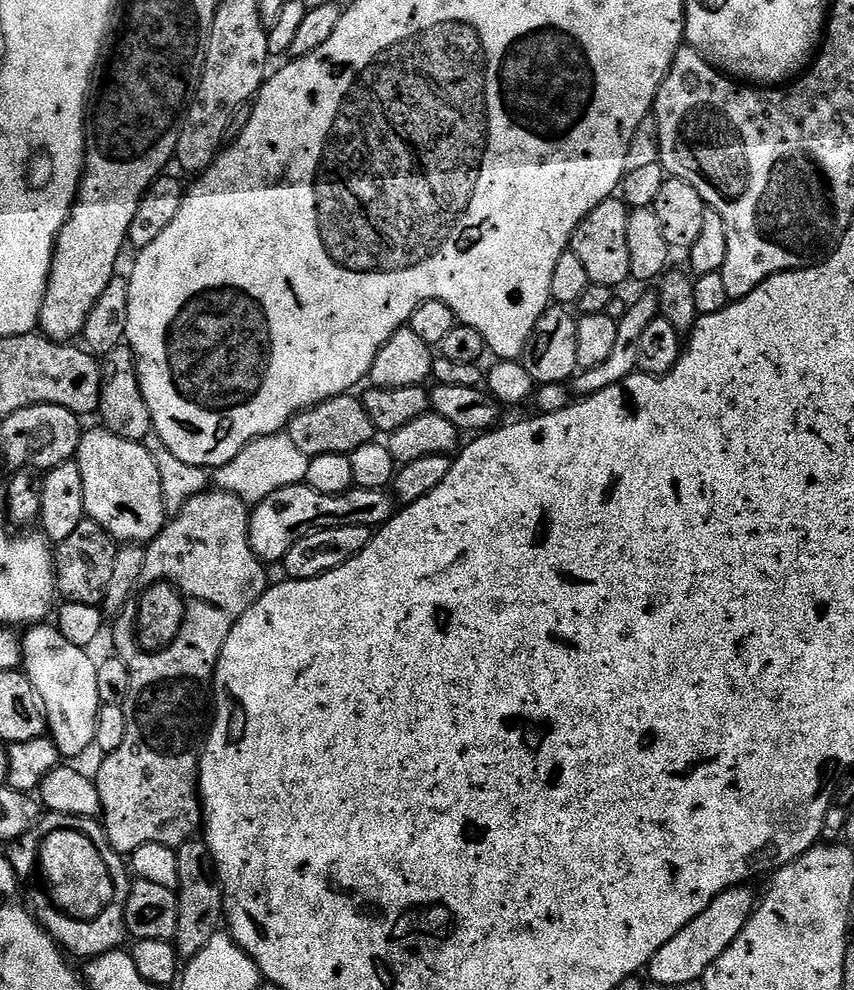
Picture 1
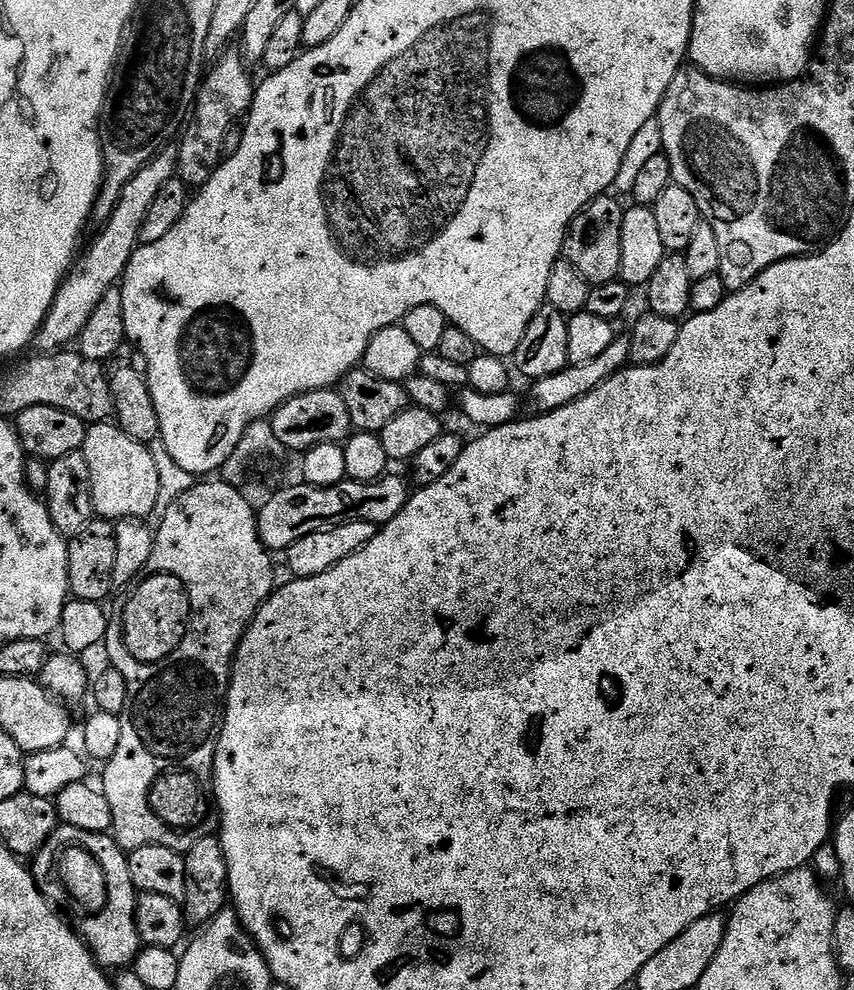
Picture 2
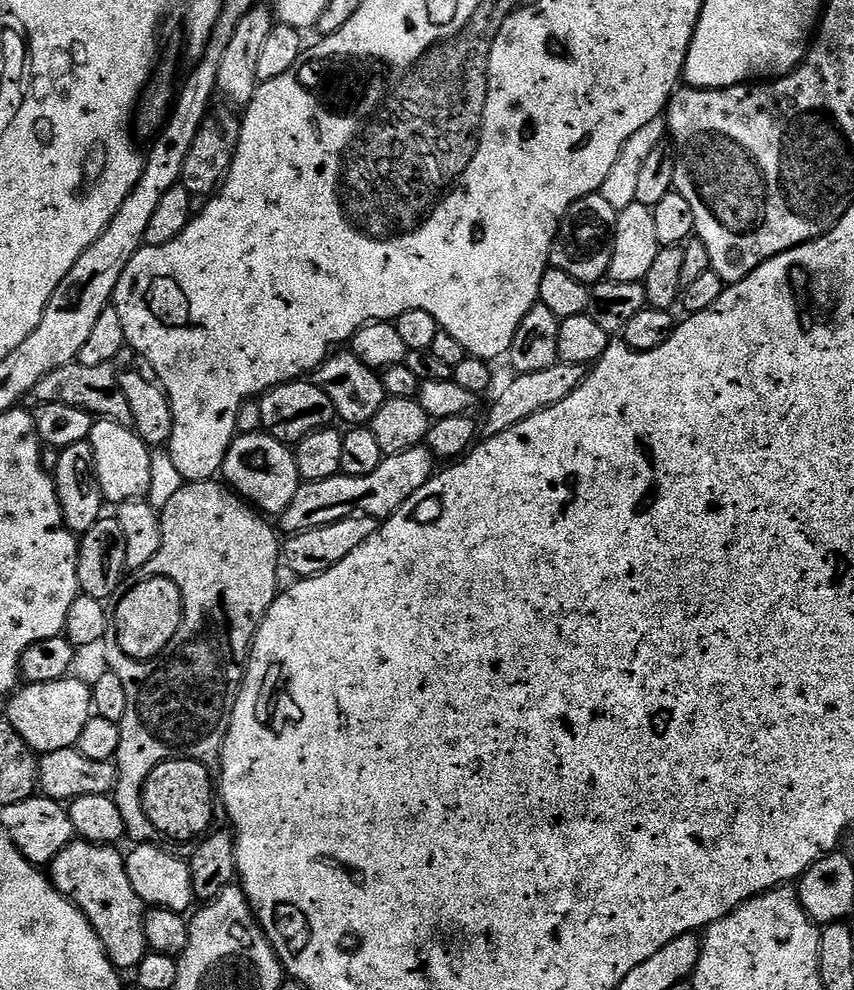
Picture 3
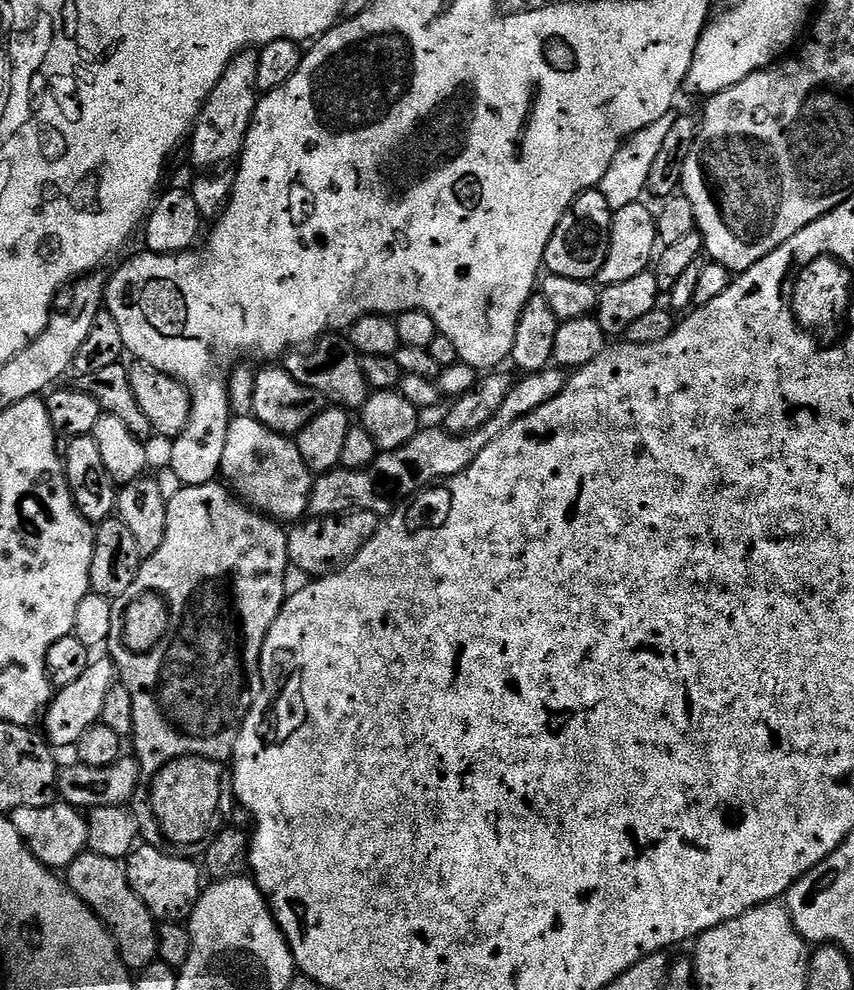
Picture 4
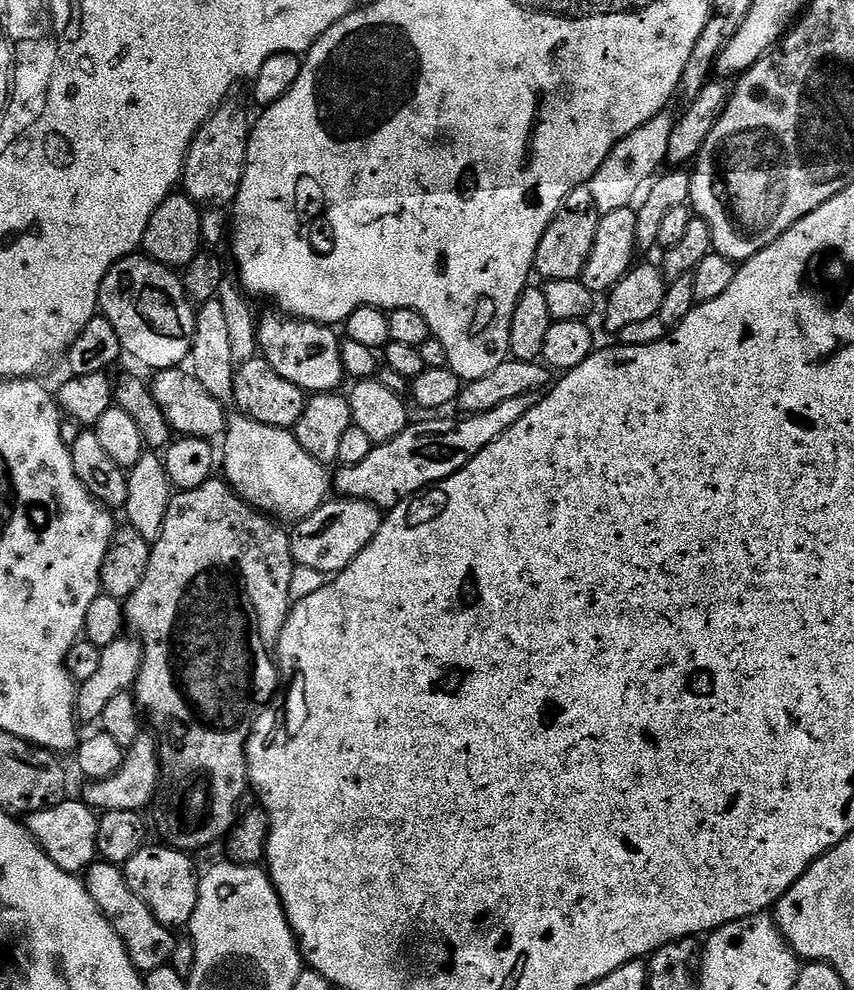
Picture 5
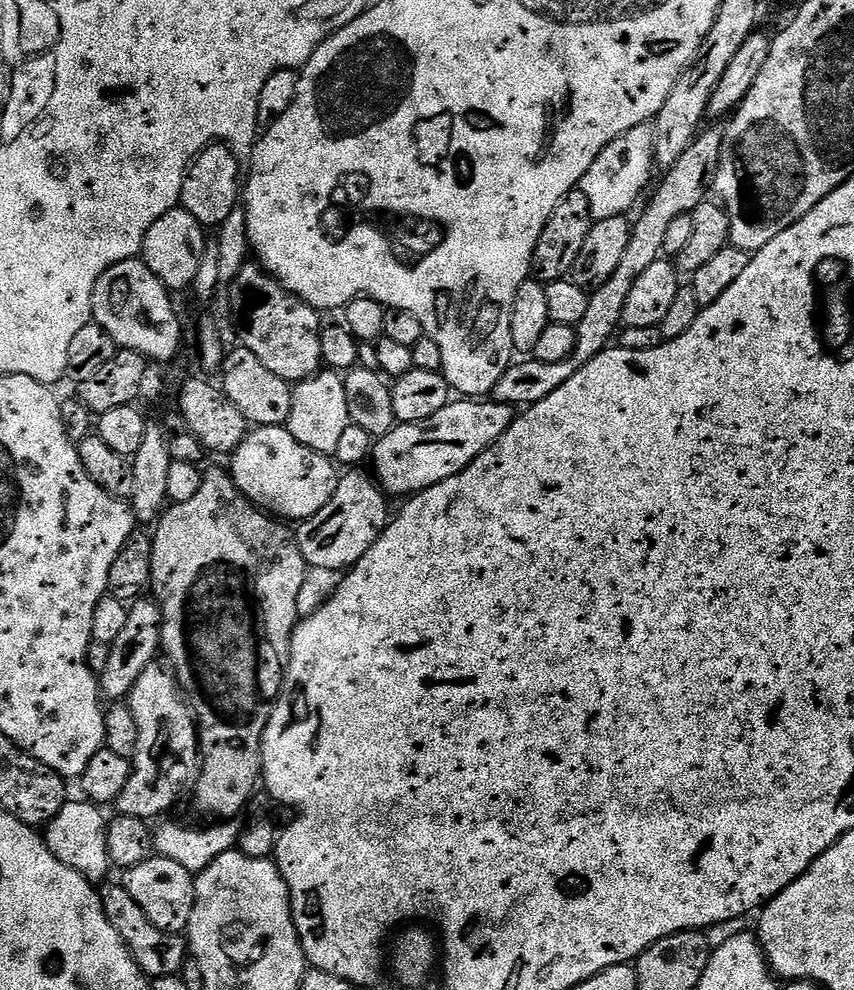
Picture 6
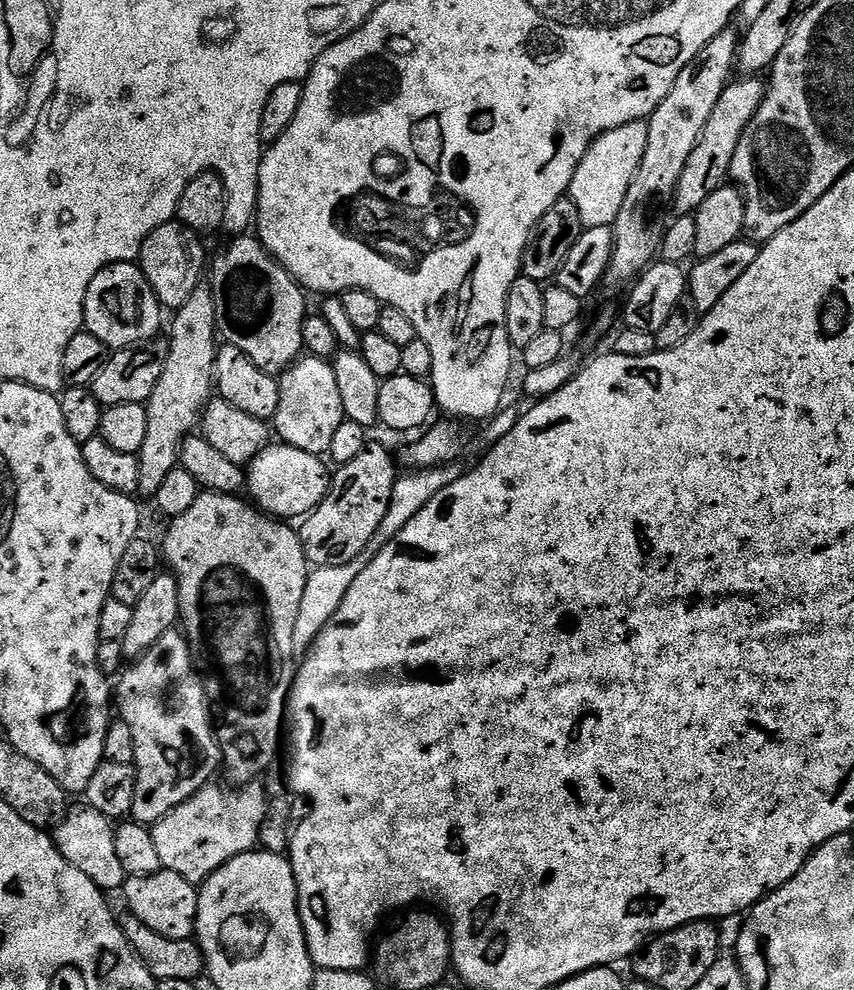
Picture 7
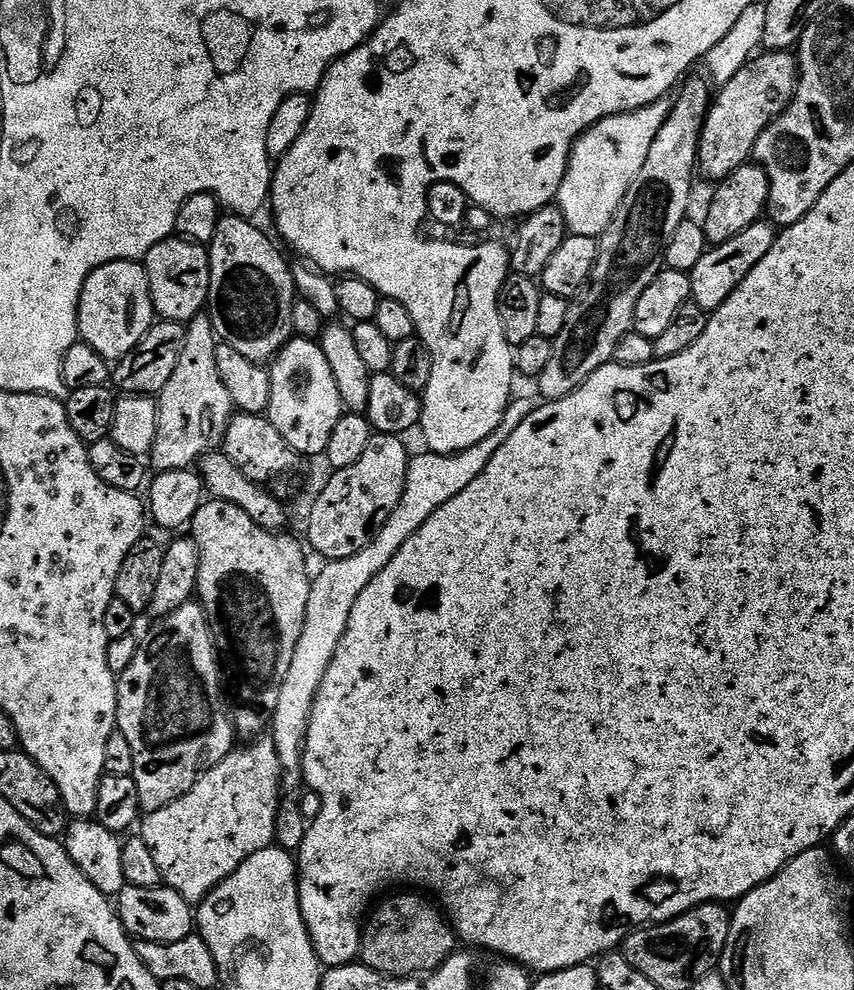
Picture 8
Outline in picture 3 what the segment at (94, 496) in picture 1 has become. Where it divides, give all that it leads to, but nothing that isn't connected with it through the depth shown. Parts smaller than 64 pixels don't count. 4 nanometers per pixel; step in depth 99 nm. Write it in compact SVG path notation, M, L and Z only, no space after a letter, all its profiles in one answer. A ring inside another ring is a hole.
M97 419L87 442L94 450L94 466L98 470L98 486L109 505L119 506L127 500L147 497L150 486L150 458L152 452L132 428L118 426L116 420Z

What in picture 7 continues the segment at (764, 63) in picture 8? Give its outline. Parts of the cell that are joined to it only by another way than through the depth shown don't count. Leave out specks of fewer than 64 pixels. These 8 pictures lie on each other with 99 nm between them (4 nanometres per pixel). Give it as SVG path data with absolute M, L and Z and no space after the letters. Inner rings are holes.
M736 78L726 90L722 90L722 98L718 98L718 103L714 105L710 122L706 122L706 130L702 130L694 146L694 154L690 154L690 162L686 162L686 170L678 180L674 201L677 213L695 214L698 206L702 206L702 202L706 202L714 190L725 187L732 171L734 150L738 150L738 142L742 142L746 126L750 126L758 106L762 106L765 91L765 81L760 78Z

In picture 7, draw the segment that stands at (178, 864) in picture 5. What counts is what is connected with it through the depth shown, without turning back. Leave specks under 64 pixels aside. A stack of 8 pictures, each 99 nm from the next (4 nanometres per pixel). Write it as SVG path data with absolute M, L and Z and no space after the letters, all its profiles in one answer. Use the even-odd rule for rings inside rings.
M161 870L145 876L129 876L124 881L123 896L130 915L138 918L142 926L150 926L154 934L162 934L162 938L171 940L190 940L195 937L200 894L197 885L186 882L182 874Z

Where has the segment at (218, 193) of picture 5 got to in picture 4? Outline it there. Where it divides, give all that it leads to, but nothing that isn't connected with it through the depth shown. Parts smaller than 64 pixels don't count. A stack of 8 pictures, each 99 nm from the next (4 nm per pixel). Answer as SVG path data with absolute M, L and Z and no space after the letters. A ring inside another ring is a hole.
M249 50L247 52L239 52L237 56L232 58L230 66L226 66L226 74L222 74L222 78L218 78L218 82L214 86L214 90L210 90L210 98L206 98L204 108L198 114L195 124L192 125L190 139L187 141L186 149L192 155L192 164L196 170L220 170L237 159L240 151L244 148L246 142L246 134L252 125L254 118L254 110L256 104L260 101L261 93L257 92L258 86L258 58L259 51Z

